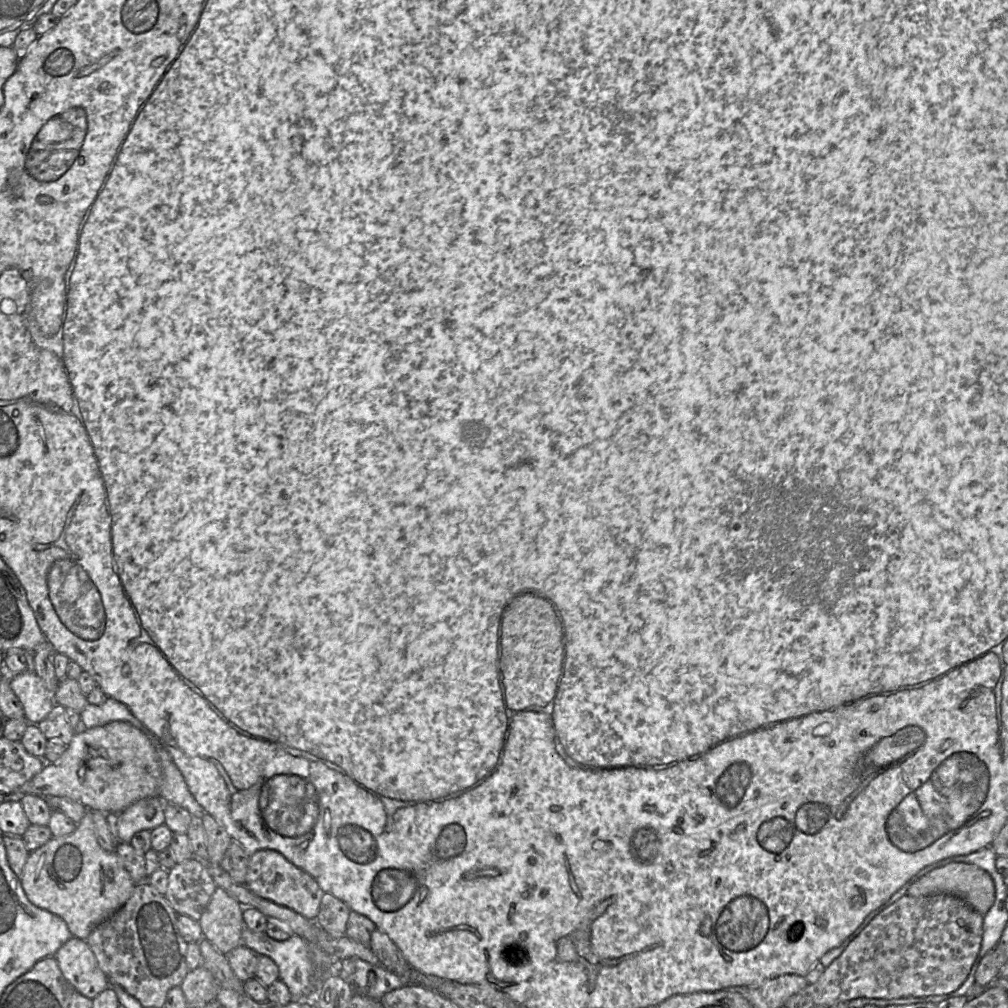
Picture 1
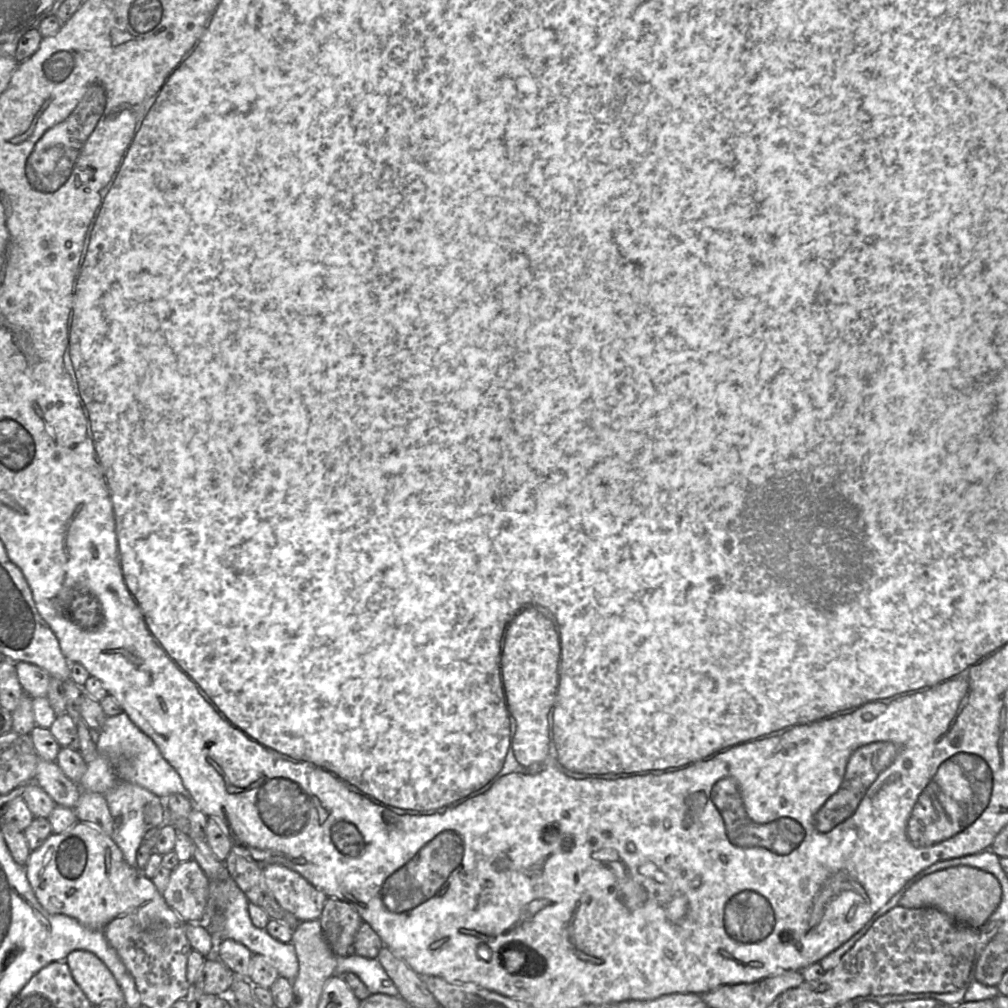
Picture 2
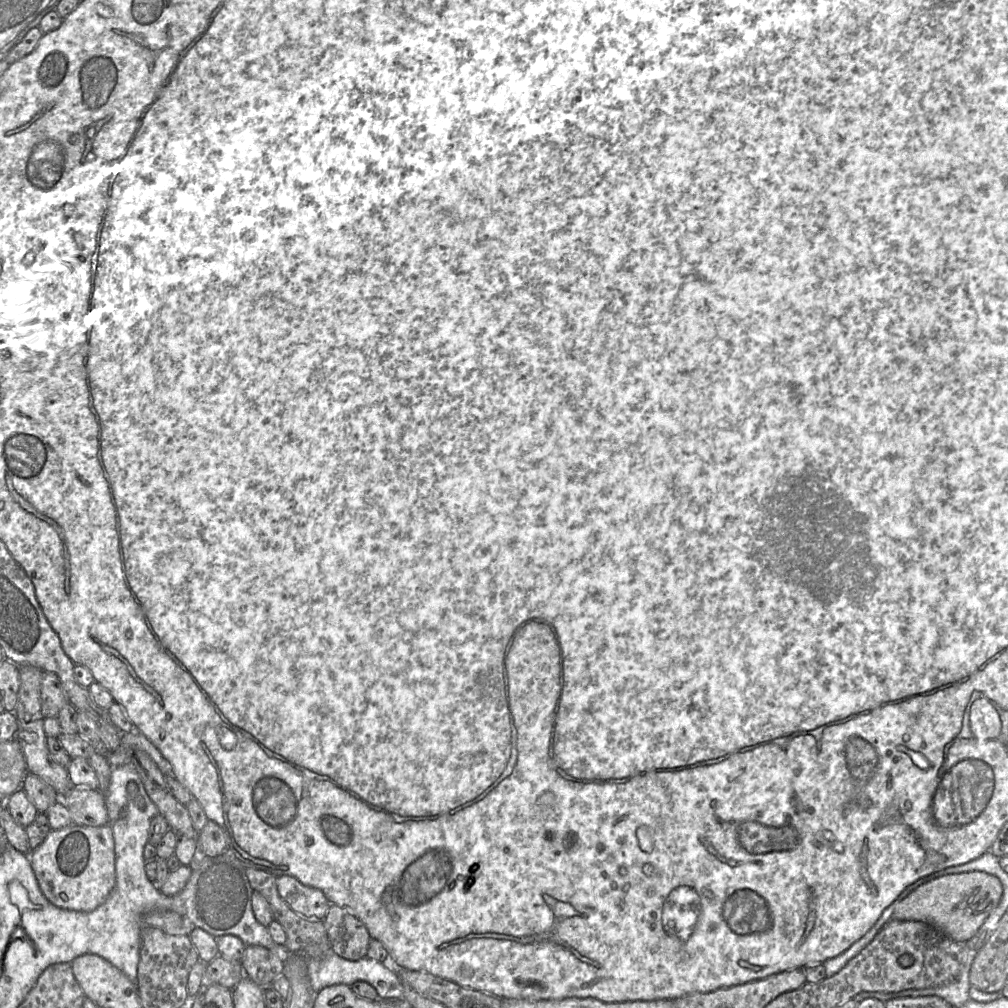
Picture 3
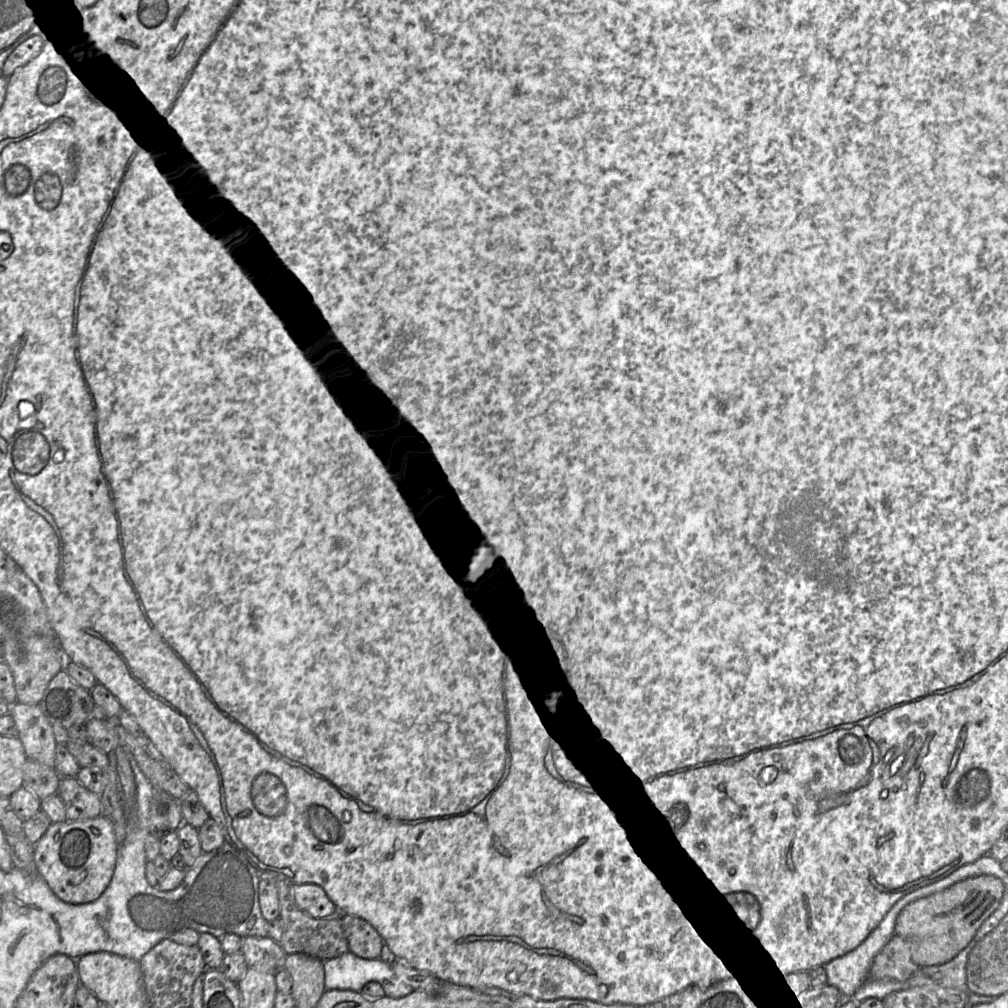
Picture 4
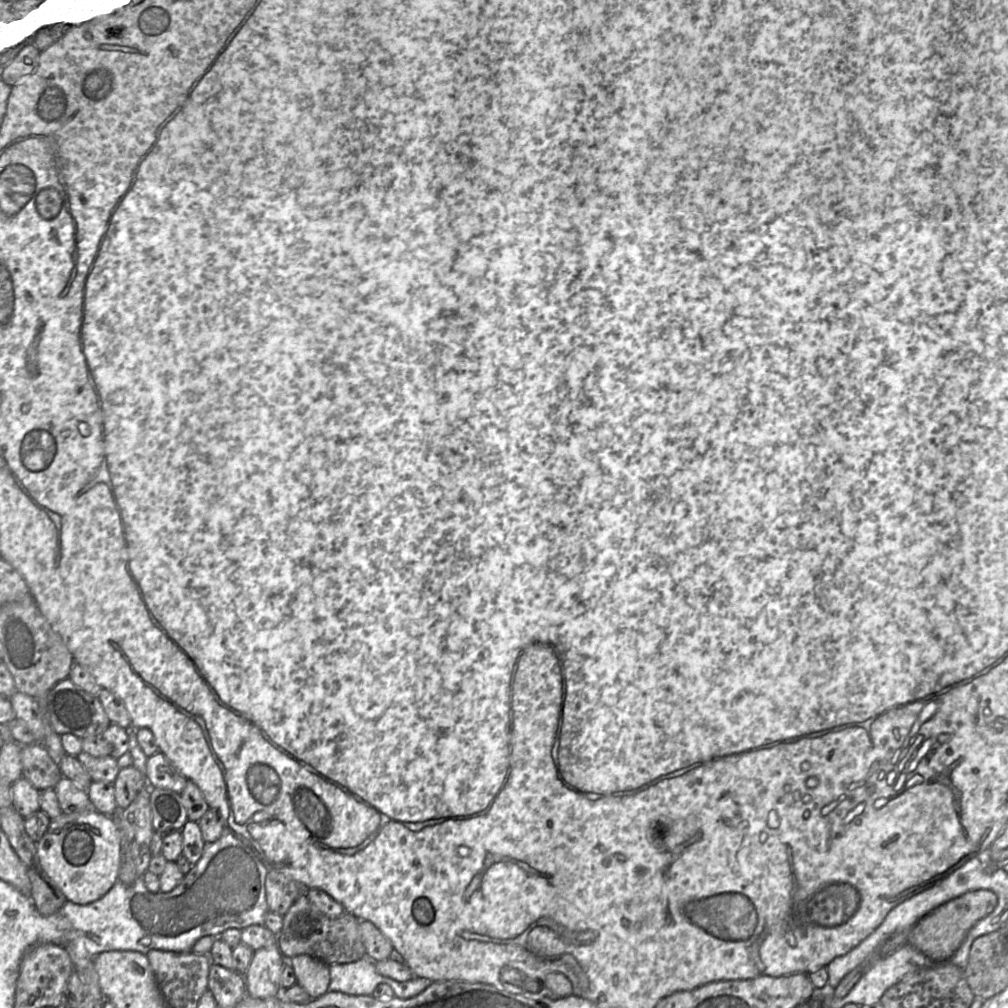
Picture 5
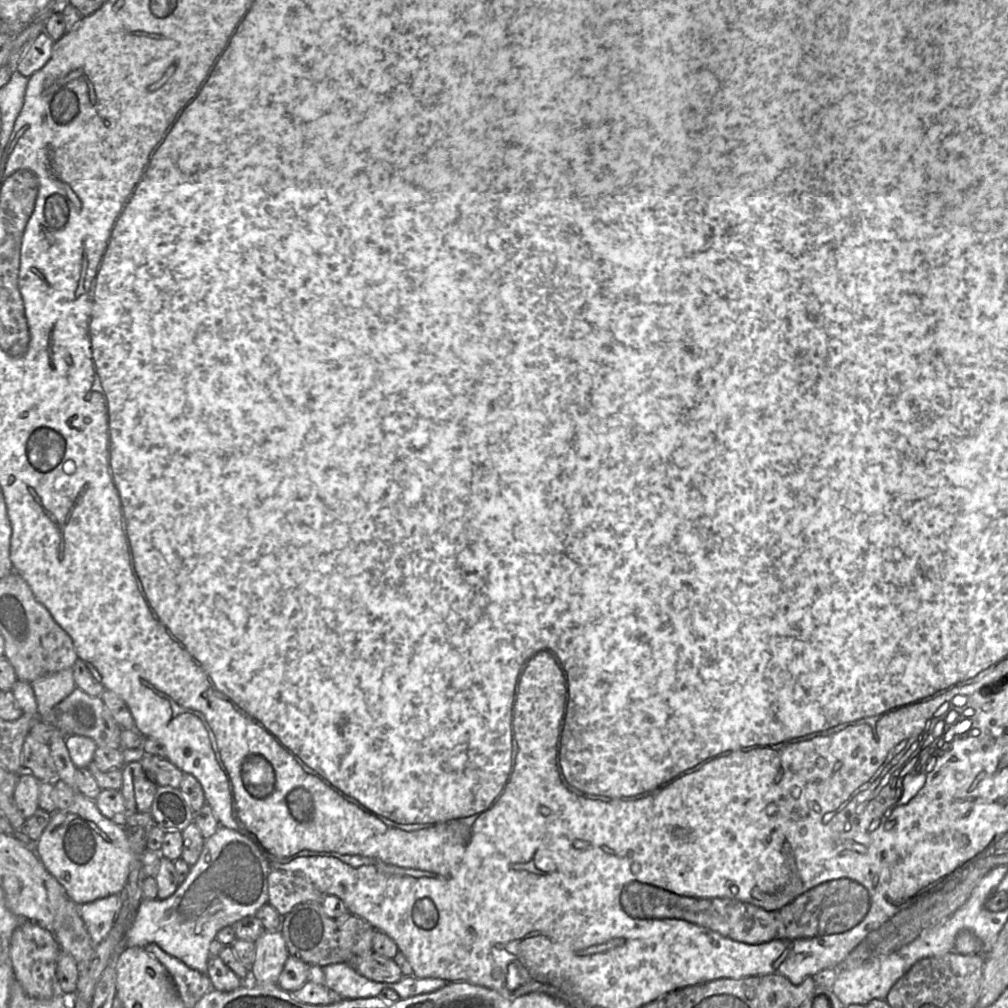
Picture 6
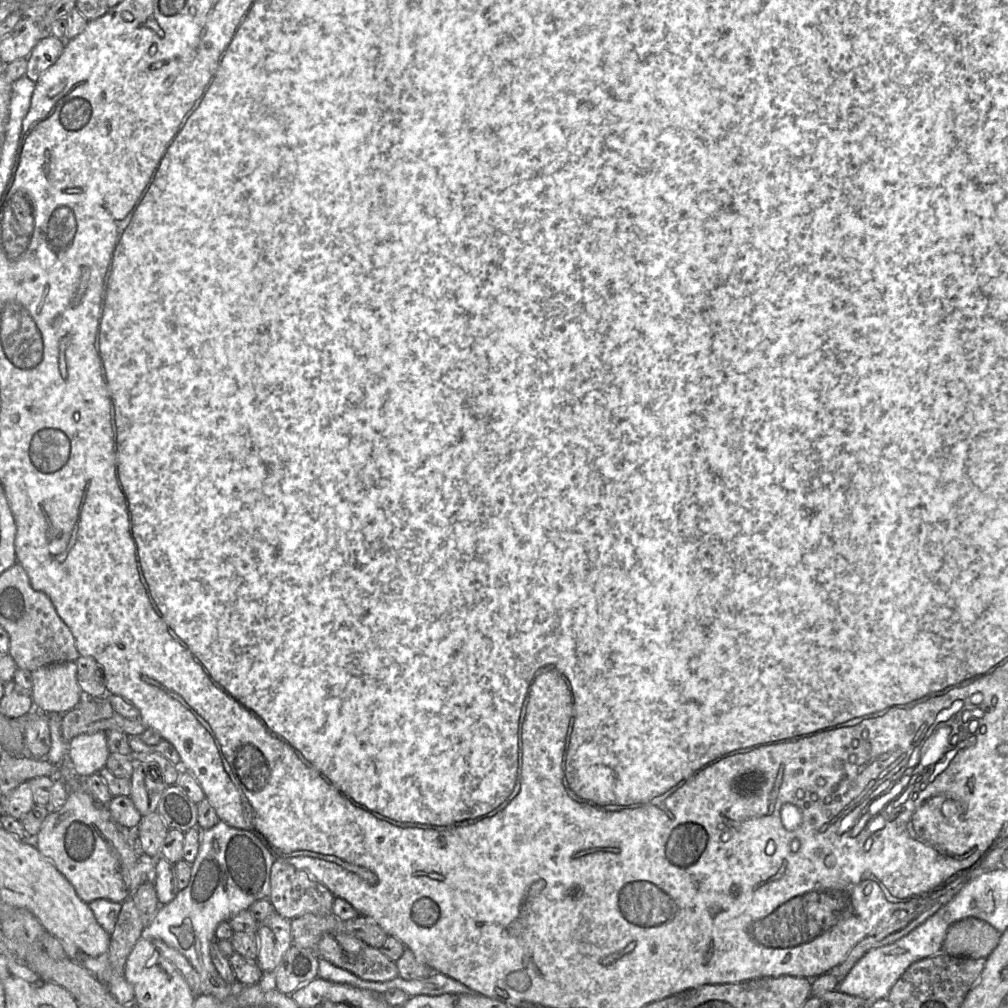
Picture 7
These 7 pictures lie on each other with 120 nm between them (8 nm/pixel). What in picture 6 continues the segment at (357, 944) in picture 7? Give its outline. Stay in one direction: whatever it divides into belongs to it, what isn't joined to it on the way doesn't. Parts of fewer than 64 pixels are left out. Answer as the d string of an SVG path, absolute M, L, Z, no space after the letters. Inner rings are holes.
M376 952L354 956L347 963L362 976L376 982L396 983L403 978L401 969L393 959Z

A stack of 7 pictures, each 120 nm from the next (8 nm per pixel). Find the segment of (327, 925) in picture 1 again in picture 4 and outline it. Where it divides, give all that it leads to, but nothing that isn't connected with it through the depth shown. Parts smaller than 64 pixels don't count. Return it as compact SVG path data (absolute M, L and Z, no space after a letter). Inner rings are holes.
M340 914L349 952L364 959L380 958L384 940L377 930L363 918Z

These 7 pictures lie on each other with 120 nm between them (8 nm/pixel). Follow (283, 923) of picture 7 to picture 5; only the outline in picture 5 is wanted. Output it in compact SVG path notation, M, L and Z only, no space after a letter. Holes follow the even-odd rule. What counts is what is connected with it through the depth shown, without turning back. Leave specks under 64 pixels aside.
M277 944L254 951L244 974L246 994L259 999L281 995L281 975L286 964Z

